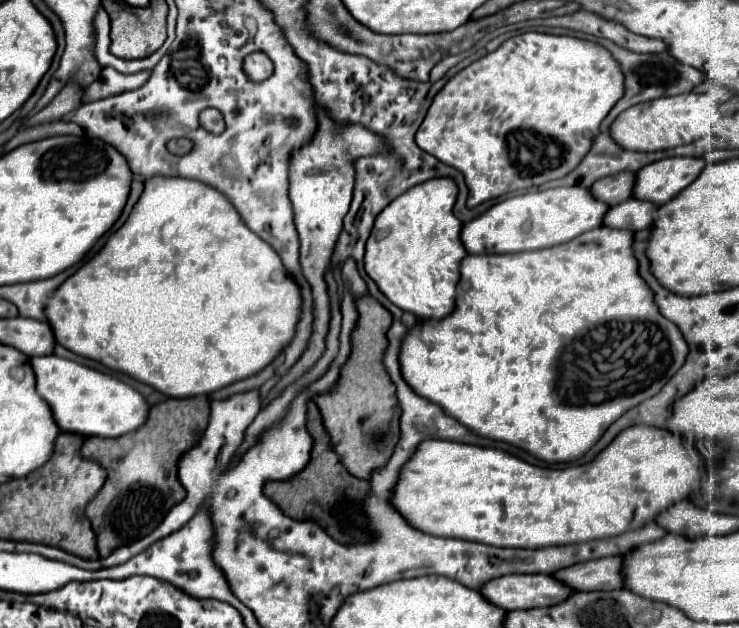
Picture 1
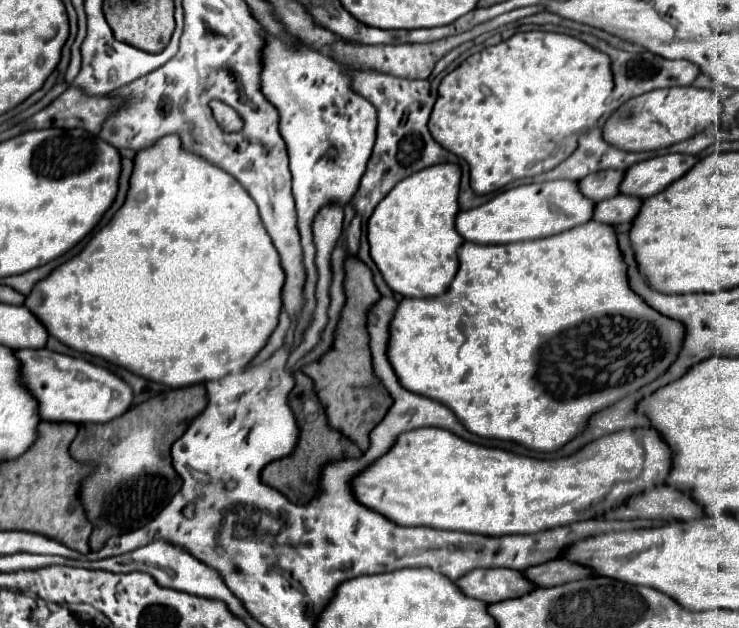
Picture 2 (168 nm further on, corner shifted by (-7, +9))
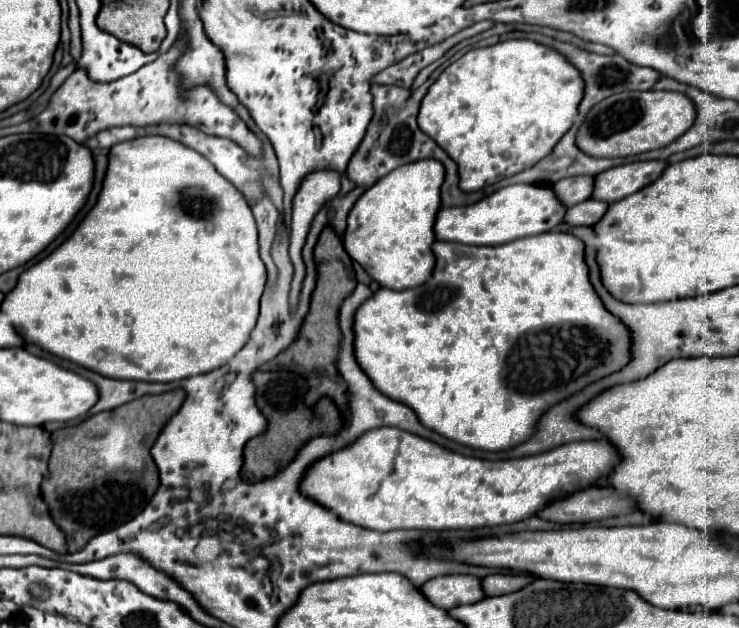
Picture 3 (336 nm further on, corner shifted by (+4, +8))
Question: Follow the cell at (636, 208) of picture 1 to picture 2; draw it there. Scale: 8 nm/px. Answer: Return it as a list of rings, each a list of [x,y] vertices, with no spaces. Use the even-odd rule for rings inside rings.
[[[618,194],[616,198],[596,202],[592,220],[614,226],[614,224],[622,224],[622,222],[632,222],[634,216],[638,214],[638,210],[640,210],[640,198]]]

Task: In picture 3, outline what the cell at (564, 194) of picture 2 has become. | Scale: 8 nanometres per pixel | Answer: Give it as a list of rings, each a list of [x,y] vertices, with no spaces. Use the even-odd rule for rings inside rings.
[[[509,185],[473,205],[443,207],[437,213],[435,237],[437,241],[457,241],[465,245],[501,245],[521,237],[547,233],[563,223],[565,213],[565,205],[561,205],[551,187]]]

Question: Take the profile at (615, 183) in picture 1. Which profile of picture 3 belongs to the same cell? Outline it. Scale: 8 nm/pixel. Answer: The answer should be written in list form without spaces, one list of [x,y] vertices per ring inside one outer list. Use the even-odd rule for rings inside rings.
[[[577,175],[577,177],[567,177],[561,179],[553,185],[553,191],[557,191],[557,197],[565,207],[573,207],[581,201],[591,199],[595,187],[595,179],[589,175]]]

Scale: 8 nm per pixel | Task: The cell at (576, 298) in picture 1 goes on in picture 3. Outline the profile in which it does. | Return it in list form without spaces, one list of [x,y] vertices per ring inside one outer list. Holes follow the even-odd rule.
[[[541,233],[535,237],[523,237],[515,239],[505,245],[497,247],[477,247],[477,245],[461,245],[461,243],[449,243],[449,241],[435,241],[433,253],[437,257],[433,275],[427,283],[405,289],[405,291],[389,291],[379,289],[373,299],[367,299],[355,315],[355,349],[357,349],[357,361],[361,367],[365,367],[365,373],[369,373],[369,379],[373,379],[373,385],[391,399],[397,399],[399,403],[411,405],[413,411],[417,411],[417,417],[425,427],[457,441],[473,449],[483,451],[509,451],[525,441],[529,441],[537,429],[539,419],[557,403],[573,397],[575,393],[583,391],[587,385],[605,379],[623,367],[627,367],[633,359],[633,335],[631,329],[617,319],[611,311],[605,309],[601,297],[597,295],[595,287],[589,279],[589,267],[585,263],[585,245],[579,237],[571,233]],[[439,311],[465,311],[467,315],[455,317],[439,317]]]

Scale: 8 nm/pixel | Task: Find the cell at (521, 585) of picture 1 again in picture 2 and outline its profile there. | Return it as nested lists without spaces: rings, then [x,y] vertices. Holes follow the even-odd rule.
[[[492,568],[492,570],[472,570],[464,574],[464,578],[456,580],[456,586],[470,598],[482,600],[486,604],[502,602],[508,598],[520,598],[534,590],[534,584],[522,576],[522,572],[508,568]]]

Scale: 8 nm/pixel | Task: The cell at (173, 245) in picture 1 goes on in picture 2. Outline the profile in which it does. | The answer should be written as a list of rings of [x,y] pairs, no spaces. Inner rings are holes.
[[[176,134],[160,138],[160,142],[148,146],[148,150],[140,150],[134,156],[134,170],[130,176],[130,188],[126,194],[126,202],[122,208],[112,216],[112,220],[100,228],[90,242],[84,246],[84,250],[74,256],[72,260],[60,264],[56,270],[52,270],[44,280],[40,280],[32,294],[26,296],[24,306],[48,326],[48,334],[66,344],[72,350],[98,356],[110,364],[124,366],[126,370],[132,370],[132,374],[138,374],[146,380],[166,384],[170,388],[182,388],[190,384],[200,384],[208,380],[220,380],[232,370],[238,370],[246,366],[268,342],[268,336],[274,332],[278,324],[278,314],[282,308],[282,288],[284,288],[284,270],[280,266],[278,252],[262,226],[260,214],[252,198],[244,192],[240,182],[224,172],[222,168],[214,166],[206,158],[200,158],[196,154],[190,154],[182,148],[182,142]]]

